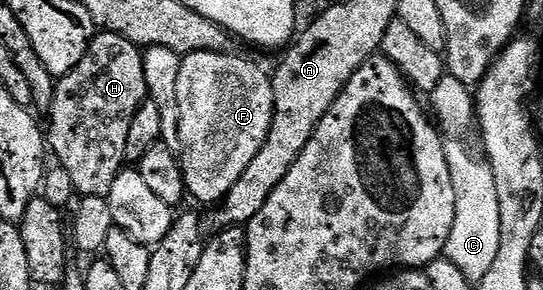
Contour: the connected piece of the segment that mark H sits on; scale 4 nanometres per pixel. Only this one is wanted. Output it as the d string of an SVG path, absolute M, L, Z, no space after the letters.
M104 30L96 33L85 56L81 56L81 64L77 64L73 72L62 75L55 83L55 95L49 111L49 150L50 153L51 150L55 153L55 158L59 161L60 168L67 173L76 195L106 198L113 188L113 180L117 180L119 171L124 169L127 162L125 144L129 137L129 128L133 125L133 116L137 116L137 108L148 101L143 55L144 51L125 40L125 36L117 36Z

